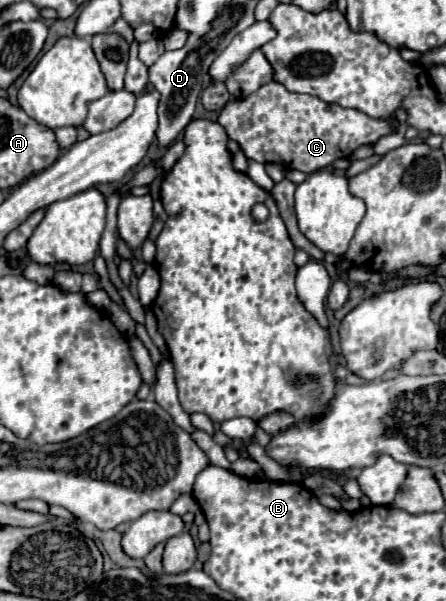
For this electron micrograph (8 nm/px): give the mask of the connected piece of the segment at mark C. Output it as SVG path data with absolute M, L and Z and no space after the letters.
M278 82L264 84L244 100L228 102L218 122L250 160L260 164L276 162L286 170L300 170L304 174L328 168L336 160L348 158L358 146L374 144L380 136L396 132L386 120L374 120L364 112L322 102L310 94L290 92Z

